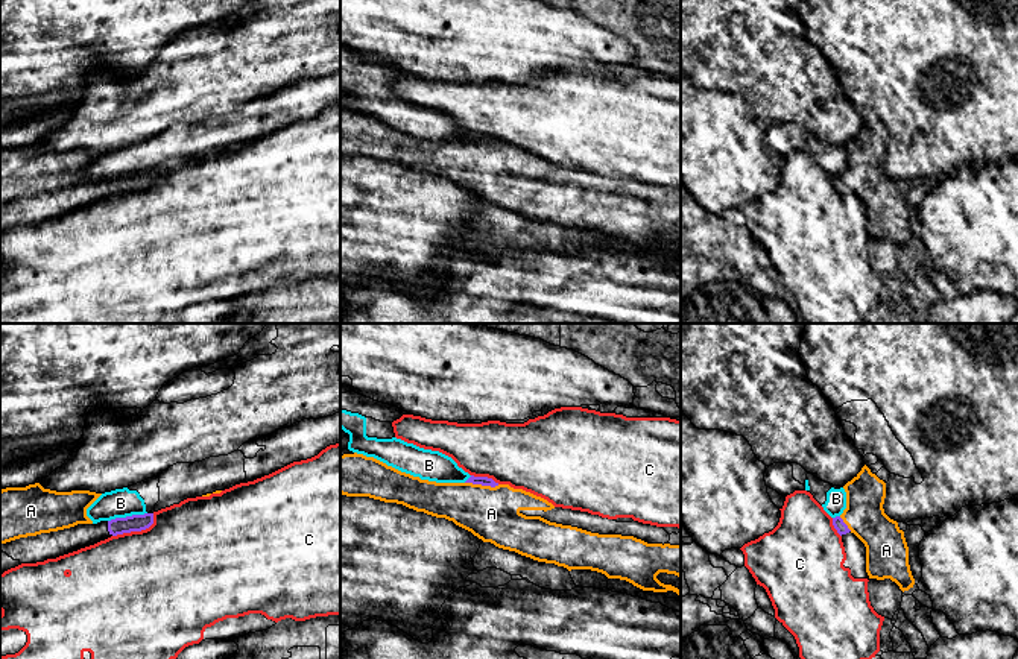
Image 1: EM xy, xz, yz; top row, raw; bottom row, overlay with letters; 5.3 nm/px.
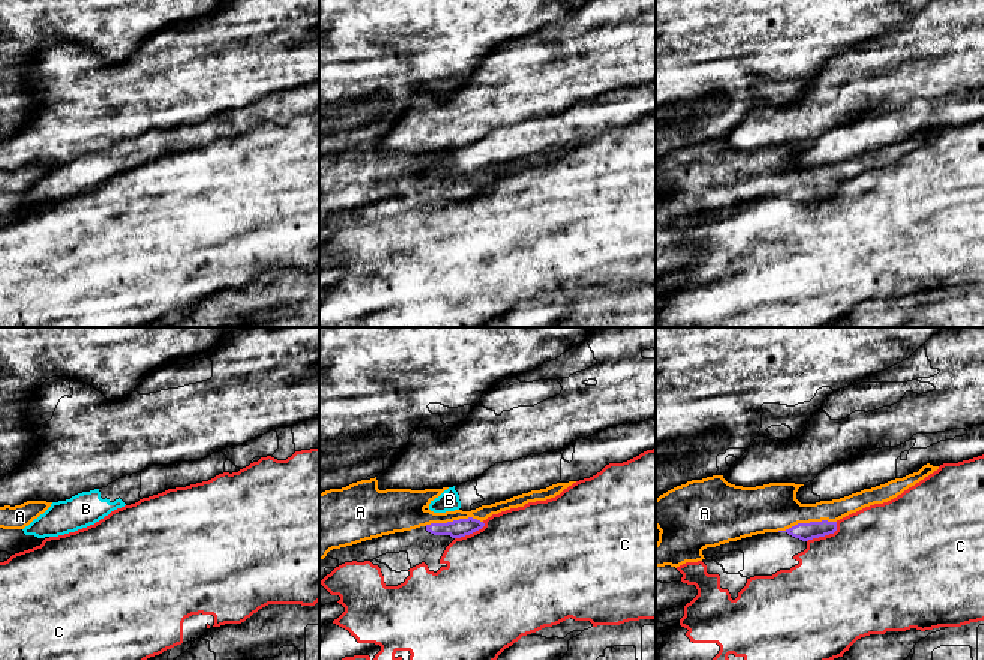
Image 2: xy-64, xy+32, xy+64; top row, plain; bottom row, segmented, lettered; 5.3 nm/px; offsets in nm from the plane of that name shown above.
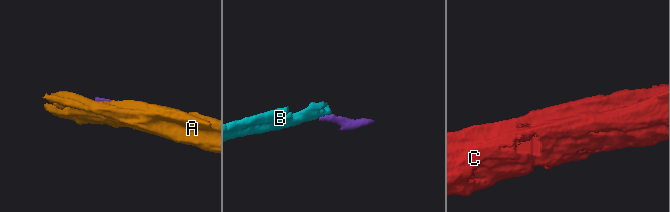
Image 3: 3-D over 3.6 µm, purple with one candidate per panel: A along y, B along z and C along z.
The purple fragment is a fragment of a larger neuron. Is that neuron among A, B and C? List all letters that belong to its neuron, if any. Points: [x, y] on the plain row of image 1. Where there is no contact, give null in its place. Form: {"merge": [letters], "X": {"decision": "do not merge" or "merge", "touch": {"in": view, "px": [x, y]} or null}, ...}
{"merge": ["A"], "A": {"decision": "merge", "touch": {"in": "xz", "px": [482, 145]}}, "B": {"decision": "do not merge", "touch": {"in": "xy", "px": [126, 176]}}, "C": {"decision": "do not merge", "touch": {"in": "xy", "px": [137, 190]}}}

